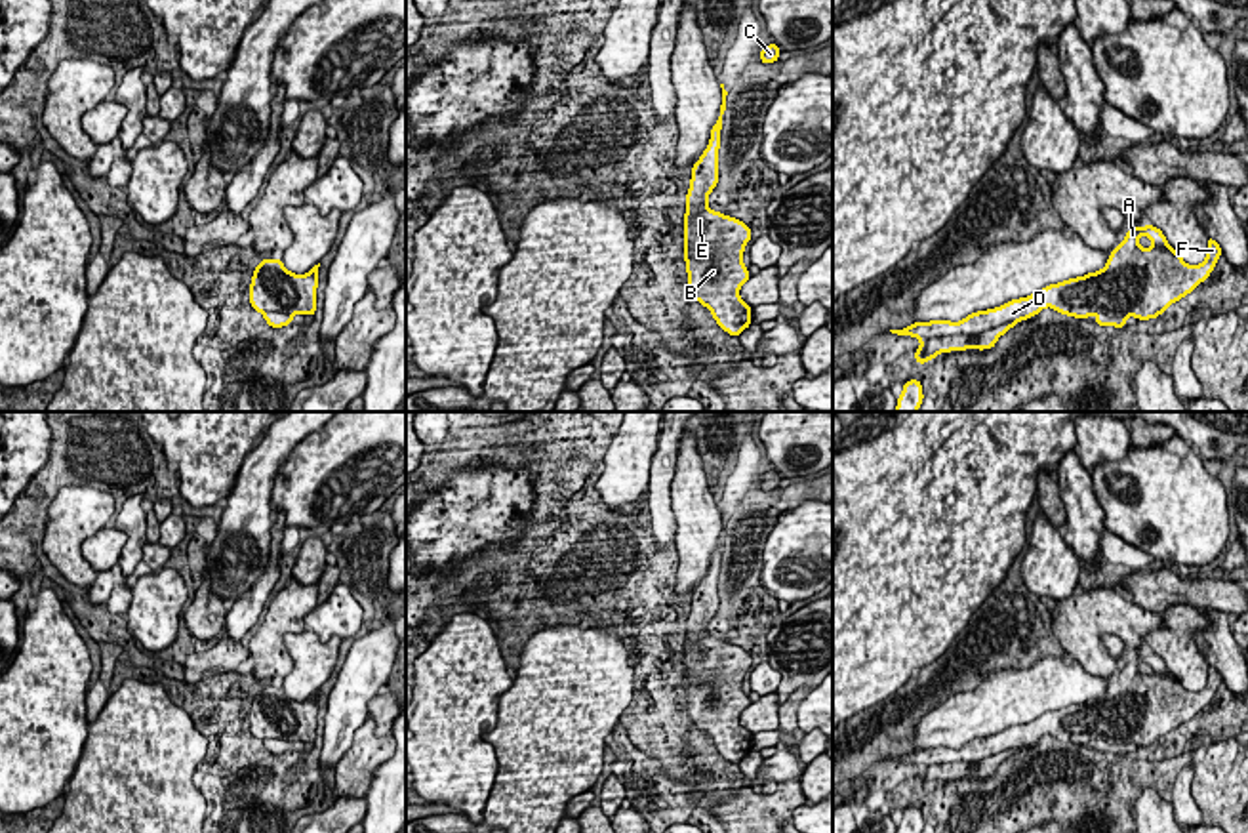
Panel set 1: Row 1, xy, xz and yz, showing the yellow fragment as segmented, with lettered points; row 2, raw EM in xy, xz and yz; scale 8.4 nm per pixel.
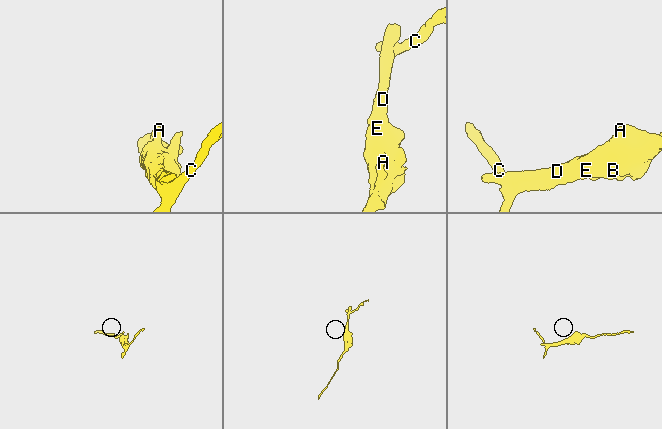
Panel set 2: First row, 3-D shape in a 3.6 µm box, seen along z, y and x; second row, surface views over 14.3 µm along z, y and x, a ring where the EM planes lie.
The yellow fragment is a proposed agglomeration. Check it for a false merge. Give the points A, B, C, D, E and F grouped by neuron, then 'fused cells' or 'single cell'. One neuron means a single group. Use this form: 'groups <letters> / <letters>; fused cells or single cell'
groups A B D E F / C; fused cells

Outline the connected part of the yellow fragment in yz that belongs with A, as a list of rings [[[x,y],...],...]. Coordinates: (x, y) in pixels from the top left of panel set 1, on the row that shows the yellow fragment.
[[[1130,227],[1124,240],[1109,254],[1105,267],[1096,273],[1044,286],[995,309],[976,311],[960,322],[913,322],[890,332],[920,341],[956,334],[976,335],[1008,322],[1033,318],[1046,307],[1080,320],[1088,320],[1092,313],[1099,311],[1109,318],[1155,320],[1204,282],[1221,254],[1221,246],[1210,238],[1206,259],[1200,265],[1189,265],[1158,227]]]

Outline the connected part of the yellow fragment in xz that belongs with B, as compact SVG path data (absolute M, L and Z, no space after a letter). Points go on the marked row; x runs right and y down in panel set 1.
M722 88L718 120L699 160L692 166L684 213L684 261L692 297L711 311L720 330L739 337L751 326L753 307L739 297L739 288L751 278L743 252L753 231L735 217L709 208L718 172L720 132L728 91Z

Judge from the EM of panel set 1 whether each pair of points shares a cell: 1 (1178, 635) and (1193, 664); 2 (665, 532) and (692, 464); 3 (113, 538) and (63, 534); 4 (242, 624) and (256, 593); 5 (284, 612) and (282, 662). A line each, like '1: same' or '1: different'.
1: same
2: different
3: different
4: same
5: same

